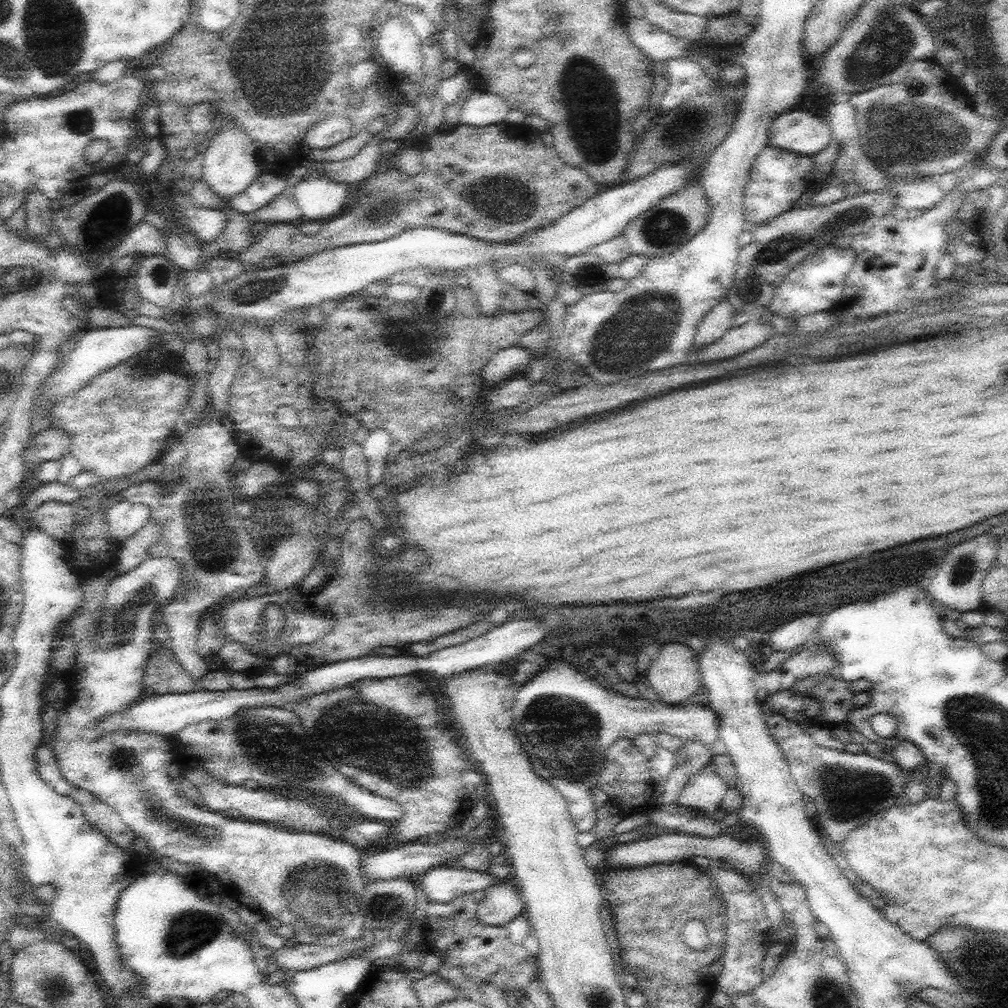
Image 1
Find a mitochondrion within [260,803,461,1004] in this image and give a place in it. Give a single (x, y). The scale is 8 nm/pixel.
(321, 897)

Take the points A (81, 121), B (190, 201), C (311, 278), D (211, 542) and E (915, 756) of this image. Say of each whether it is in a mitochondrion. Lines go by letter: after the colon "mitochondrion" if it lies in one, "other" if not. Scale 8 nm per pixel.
A: mitochondrion
B: other
C: other
D: mitochondrion
E: other

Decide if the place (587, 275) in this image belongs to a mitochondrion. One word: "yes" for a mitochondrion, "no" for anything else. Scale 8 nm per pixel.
yes

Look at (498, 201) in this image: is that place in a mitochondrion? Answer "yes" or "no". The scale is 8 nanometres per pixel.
yes

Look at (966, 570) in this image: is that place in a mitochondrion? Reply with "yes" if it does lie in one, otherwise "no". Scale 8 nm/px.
yes

